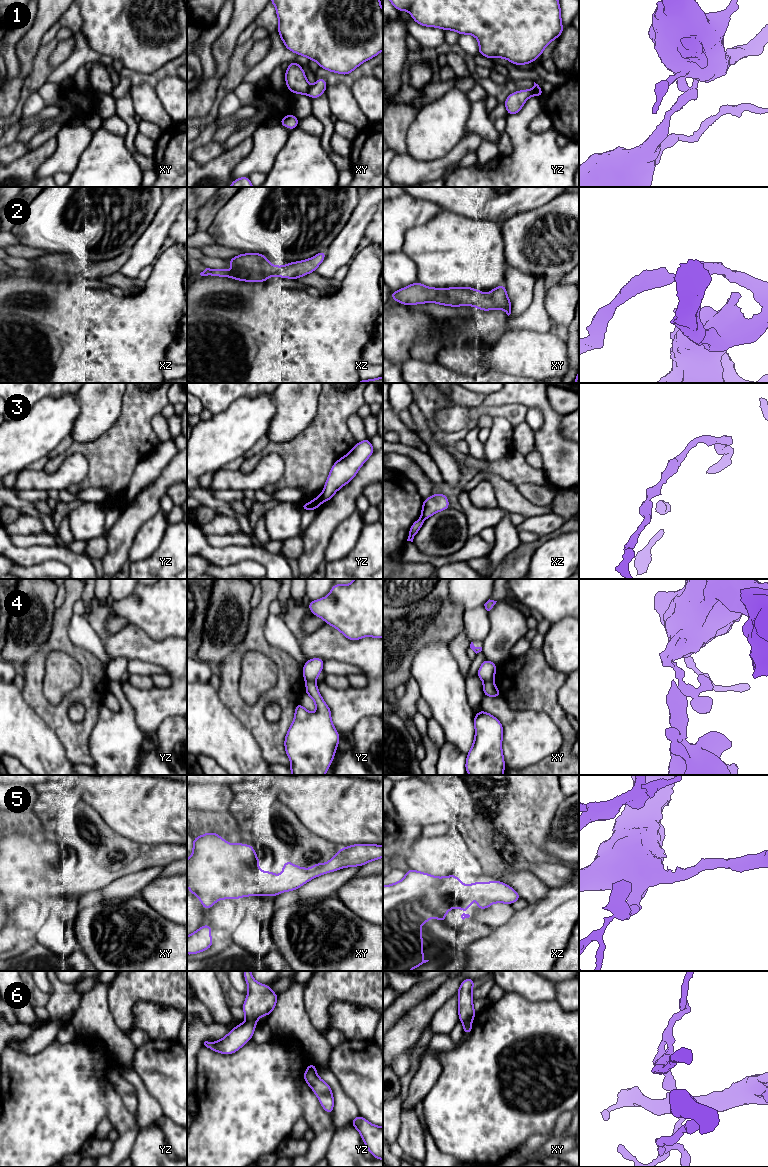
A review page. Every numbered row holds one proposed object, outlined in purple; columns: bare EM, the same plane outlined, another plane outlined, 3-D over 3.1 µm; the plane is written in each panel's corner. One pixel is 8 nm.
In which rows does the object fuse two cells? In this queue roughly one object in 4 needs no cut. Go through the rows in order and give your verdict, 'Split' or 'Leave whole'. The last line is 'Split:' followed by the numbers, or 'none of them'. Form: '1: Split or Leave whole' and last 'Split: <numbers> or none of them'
1: Split
2: Leave whole
3: Split
4: Split
5: Leave whole
6: Split
Split: 1, 3, 4, 6

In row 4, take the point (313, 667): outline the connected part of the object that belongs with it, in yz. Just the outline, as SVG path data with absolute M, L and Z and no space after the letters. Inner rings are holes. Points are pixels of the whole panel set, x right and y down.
M313 658L307 660L302 669L305 681L316 682L318 675L322 672L324 660L322 658Z

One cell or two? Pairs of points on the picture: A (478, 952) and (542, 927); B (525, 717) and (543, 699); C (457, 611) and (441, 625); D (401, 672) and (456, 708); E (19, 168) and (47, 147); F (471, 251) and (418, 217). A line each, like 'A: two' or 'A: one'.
A: one
B: two
C: one
D: two
E: one
F: two

